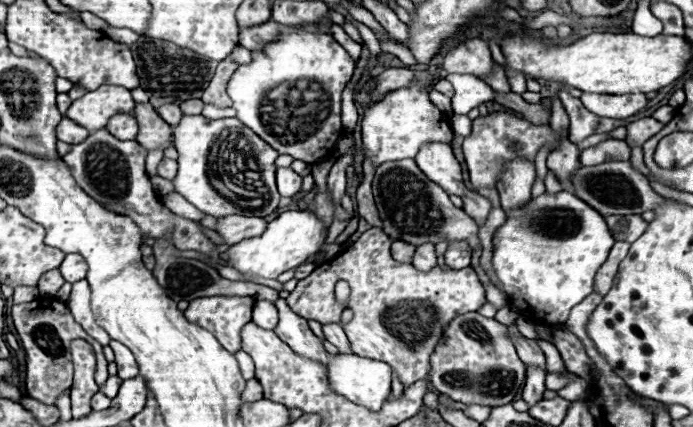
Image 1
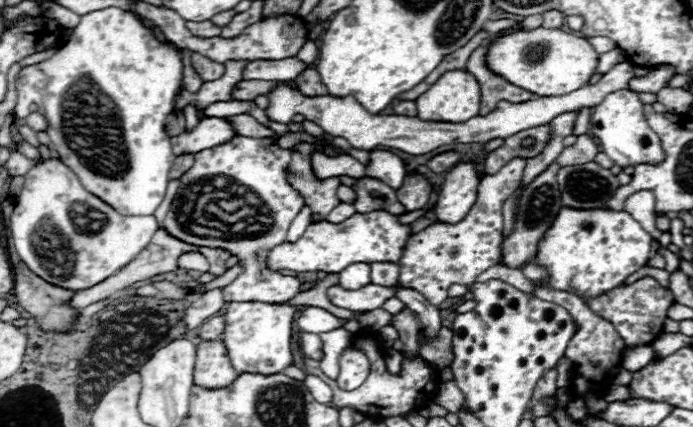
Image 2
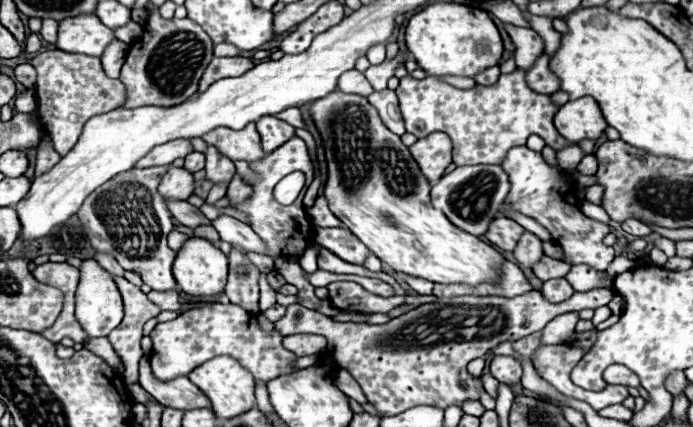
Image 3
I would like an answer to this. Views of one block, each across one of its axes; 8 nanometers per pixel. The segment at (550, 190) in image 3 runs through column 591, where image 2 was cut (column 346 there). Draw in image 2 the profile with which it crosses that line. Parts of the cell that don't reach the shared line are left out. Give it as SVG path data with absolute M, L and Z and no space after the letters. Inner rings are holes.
M374 210L368 214L352 214L340 224L332 224L328 220L314 222L308 226L302 238L296 242L282 242L268 254L270 270L294 270L294 272L340 272L348 264L354 262L394 262L398 264L402 252L406 248L408 238L412 236L410 224L400 224L396 214L386 210Z

